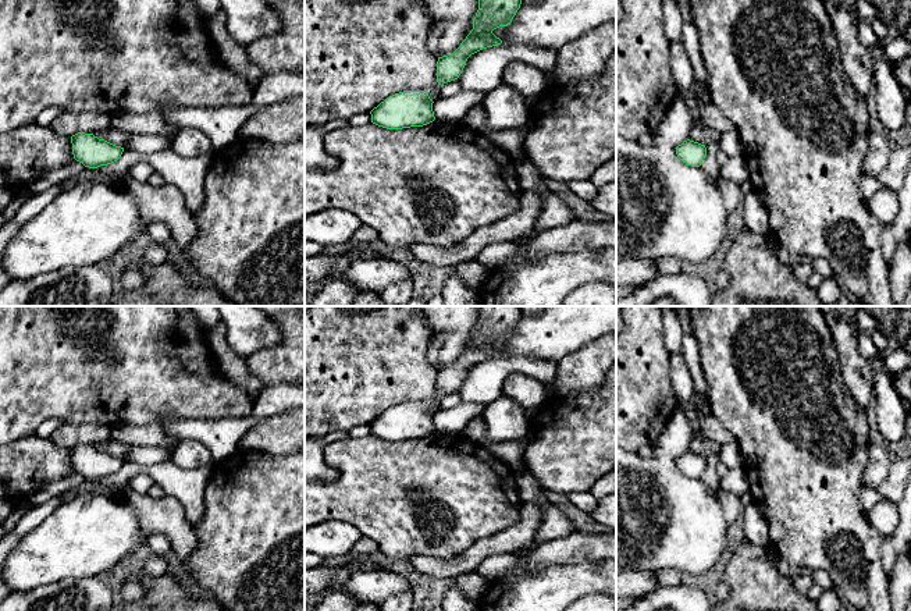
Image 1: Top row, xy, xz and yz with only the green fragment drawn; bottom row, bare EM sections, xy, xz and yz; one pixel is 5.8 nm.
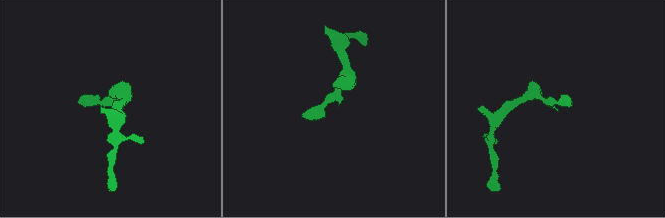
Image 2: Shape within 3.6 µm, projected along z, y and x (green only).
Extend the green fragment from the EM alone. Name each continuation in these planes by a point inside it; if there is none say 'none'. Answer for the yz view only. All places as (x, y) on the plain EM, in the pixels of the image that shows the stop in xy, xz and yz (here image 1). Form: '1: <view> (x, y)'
none

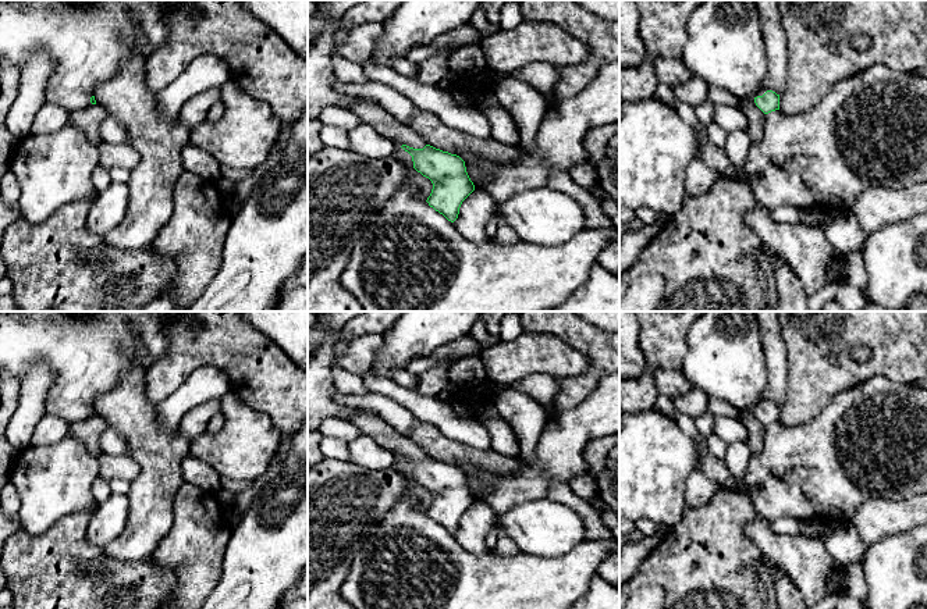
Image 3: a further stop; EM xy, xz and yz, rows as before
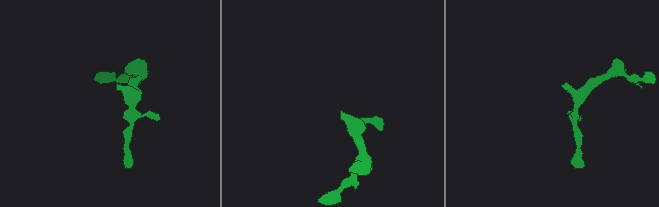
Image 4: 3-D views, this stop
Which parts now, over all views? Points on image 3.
1: yz (720, 362)

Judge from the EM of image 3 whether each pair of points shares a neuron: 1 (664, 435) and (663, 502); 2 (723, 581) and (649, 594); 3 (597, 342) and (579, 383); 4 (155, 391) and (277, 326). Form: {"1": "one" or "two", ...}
{"1": "one", "2": "two", "3": "one", "4": "two"}

